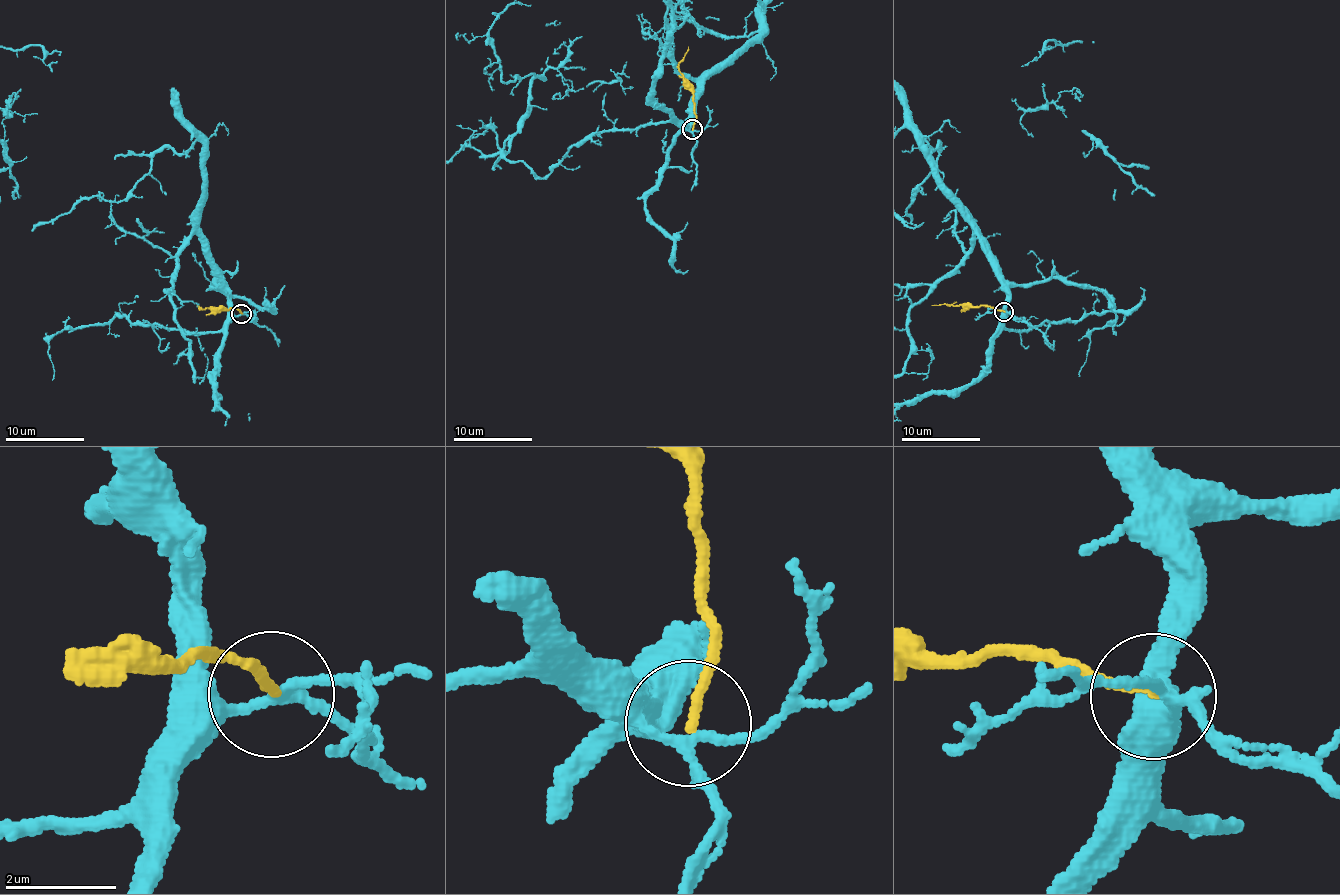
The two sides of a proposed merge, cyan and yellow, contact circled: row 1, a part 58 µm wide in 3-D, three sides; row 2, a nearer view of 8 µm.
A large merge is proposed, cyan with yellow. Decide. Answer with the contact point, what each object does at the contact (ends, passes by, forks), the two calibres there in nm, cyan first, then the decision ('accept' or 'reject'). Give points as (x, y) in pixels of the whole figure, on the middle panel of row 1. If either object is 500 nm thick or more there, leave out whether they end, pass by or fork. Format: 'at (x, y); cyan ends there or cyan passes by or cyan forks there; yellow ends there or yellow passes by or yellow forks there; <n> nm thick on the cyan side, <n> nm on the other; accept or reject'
at (692, 129); cyan forks there; yellow ends there; 160 nm thick on the cyan side, 150 nm on the other; reject

